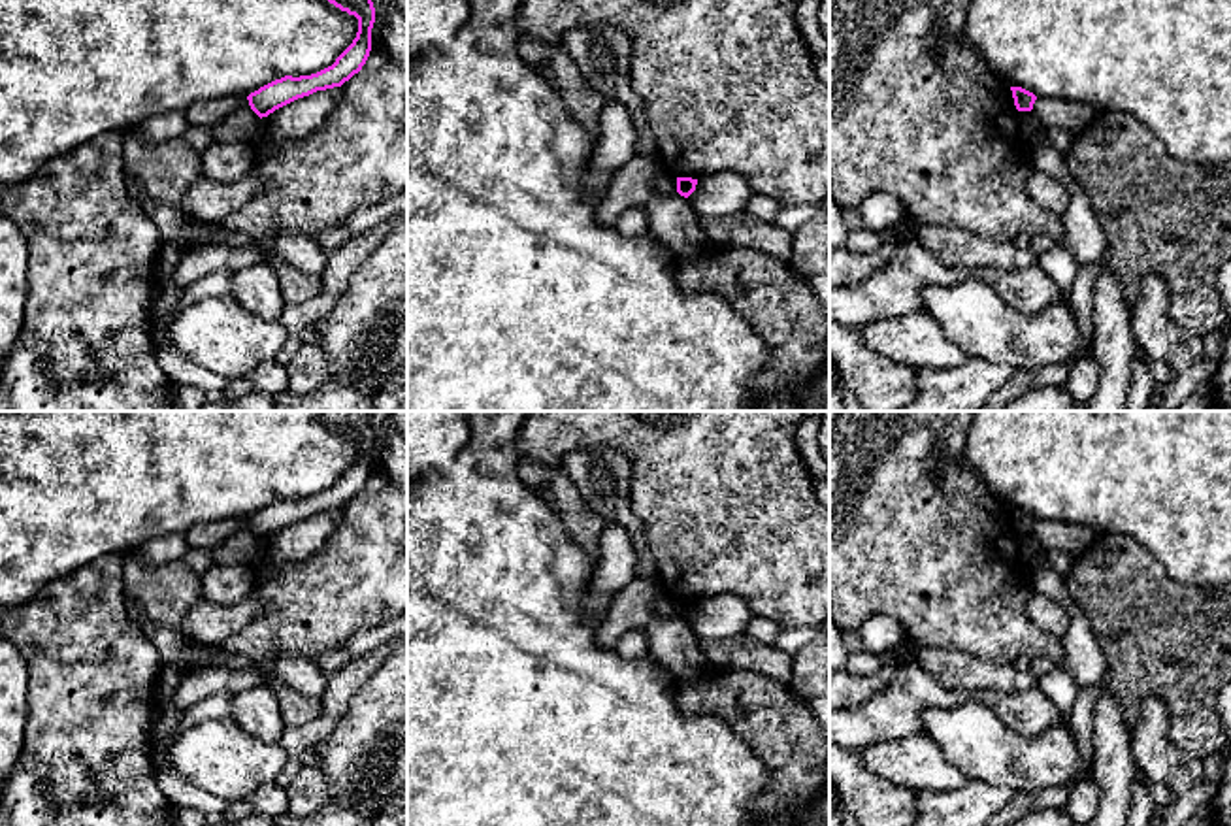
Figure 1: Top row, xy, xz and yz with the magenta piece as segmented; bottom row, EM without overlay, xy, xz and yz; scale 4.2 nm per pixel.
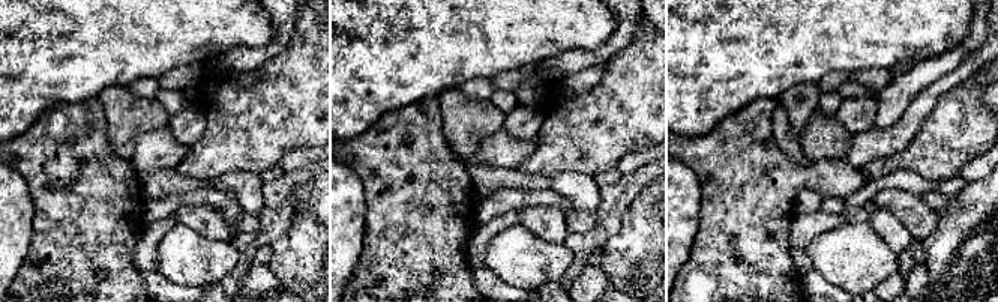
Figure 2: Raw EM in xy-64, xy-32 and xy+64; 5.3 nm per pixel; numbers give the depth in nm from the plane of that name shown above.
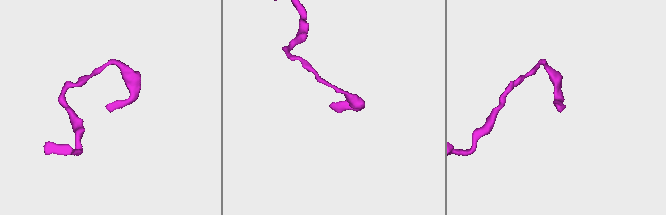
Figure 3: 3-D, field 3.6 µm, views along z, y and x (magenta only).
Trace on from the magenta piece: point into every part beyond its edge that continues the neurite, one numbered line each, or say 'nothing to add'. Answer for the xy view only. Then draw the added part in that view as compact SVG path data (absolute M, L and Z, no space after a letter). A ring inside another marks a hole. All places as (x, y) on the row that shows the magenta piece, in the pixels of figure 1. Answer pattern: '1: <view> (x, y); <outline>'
nothing to add

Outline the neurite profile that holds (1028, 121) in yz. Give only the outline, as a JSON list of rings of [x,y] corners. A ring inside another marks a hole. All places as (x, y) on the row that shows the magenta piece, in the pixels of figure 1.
[[[1033,109],[1031,111],[1018,111],[1018,128],[1020,128],[1020,138],[1024,143],[1033,141],[1041,124],[1042,123]]]

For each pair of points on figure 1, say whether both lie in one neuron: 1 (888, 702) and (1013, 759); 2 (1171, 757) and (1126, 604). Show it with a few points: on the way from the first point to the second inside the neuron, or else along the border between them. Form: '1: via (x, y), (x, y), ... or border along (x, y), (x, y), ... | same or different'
1: border along (964, 702), (952, 708), (928, 708), (920, 732) | different
2: border along (1147, 696), (1158, 696), (1165, 704), (1171, 740) | different

